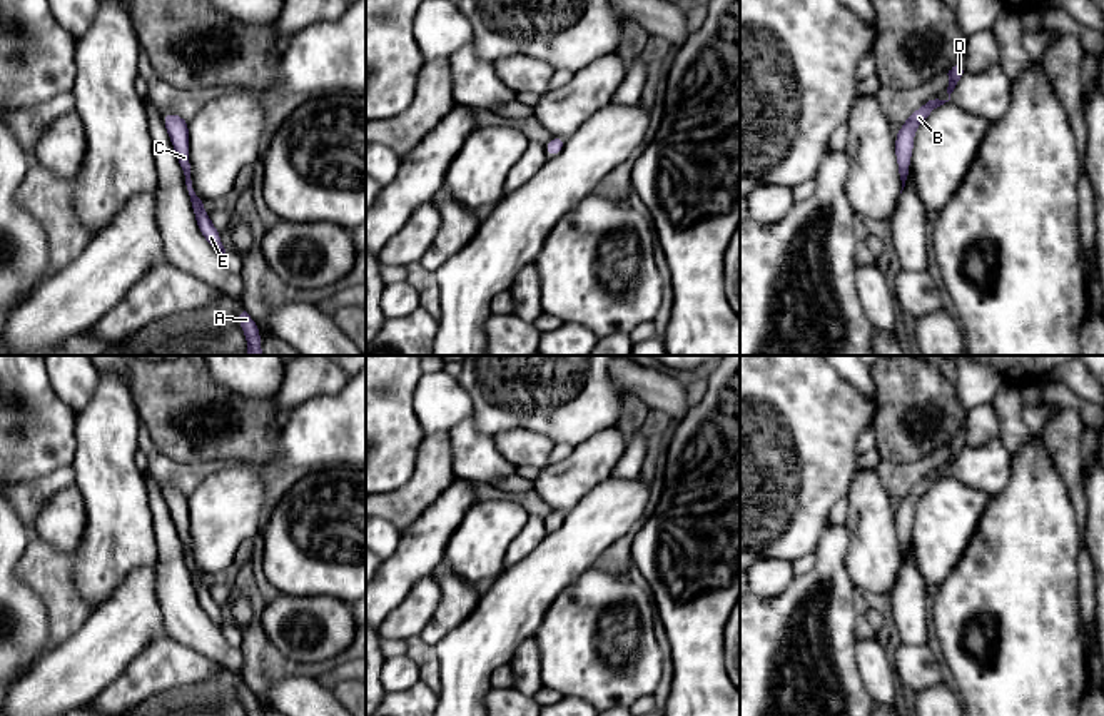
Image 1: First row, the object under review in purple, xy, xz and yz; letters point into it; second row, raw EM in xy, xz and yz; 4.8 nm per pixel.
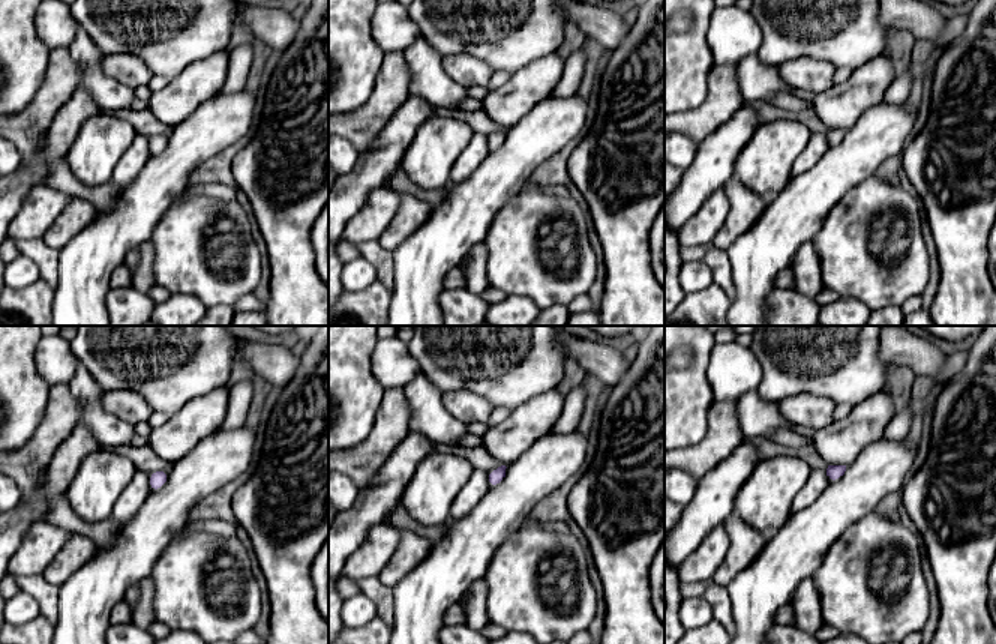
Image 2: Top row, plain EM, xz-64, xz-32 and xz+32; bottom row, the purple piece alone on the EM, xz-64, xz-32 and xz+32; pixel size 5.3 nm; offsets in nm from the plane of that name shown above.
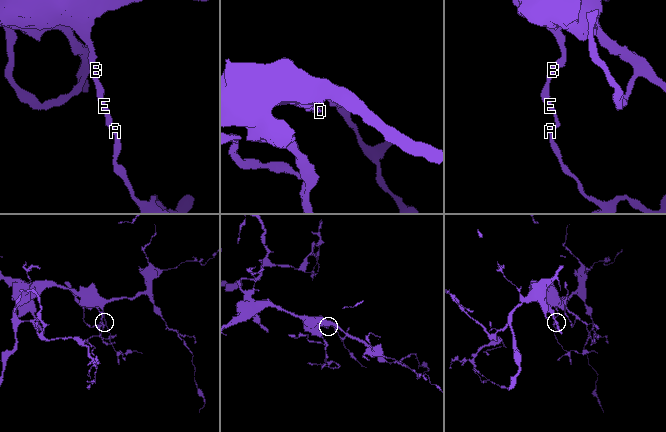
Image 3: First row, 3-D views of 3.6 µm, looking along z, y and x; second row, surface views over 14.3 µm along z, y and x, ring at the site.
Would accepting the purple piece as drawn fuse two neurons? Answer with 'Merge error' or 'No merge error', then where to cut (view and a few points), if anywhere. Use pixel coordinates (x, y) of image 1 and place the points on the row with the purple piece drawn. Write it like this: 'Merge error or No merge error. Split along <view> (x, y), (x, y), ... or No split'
No merge error. No split

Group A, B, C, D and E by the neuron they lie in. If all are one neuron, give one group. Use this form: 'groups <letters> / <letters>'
groups A B C D E

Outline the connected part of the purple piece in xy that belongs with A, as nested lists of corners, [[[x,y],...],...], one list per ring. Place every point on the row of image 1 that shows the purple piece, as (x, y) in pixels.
[[[244,310],[239,315],[241,327],[247,340],[247,355],[262,355],[261,332],[254,319]]]

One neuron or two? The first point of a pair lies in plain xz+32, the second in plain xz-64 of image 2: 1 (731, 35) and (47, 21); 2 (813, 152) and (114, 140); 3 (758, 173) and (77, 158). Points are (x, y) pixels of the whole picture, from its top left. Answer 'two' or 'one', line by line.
1: one
2: two
3: one

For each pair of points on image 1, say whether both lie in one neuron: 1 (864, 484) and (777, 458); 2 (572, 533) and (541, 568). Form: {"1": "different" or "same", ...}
{"1": "different", "2": "same"}

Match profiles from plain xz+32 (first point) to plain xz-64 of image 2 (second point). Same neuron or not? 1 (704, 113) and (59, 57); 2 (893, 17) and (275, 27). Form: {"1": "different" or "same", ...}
{"1": "same", "2": "same"}

